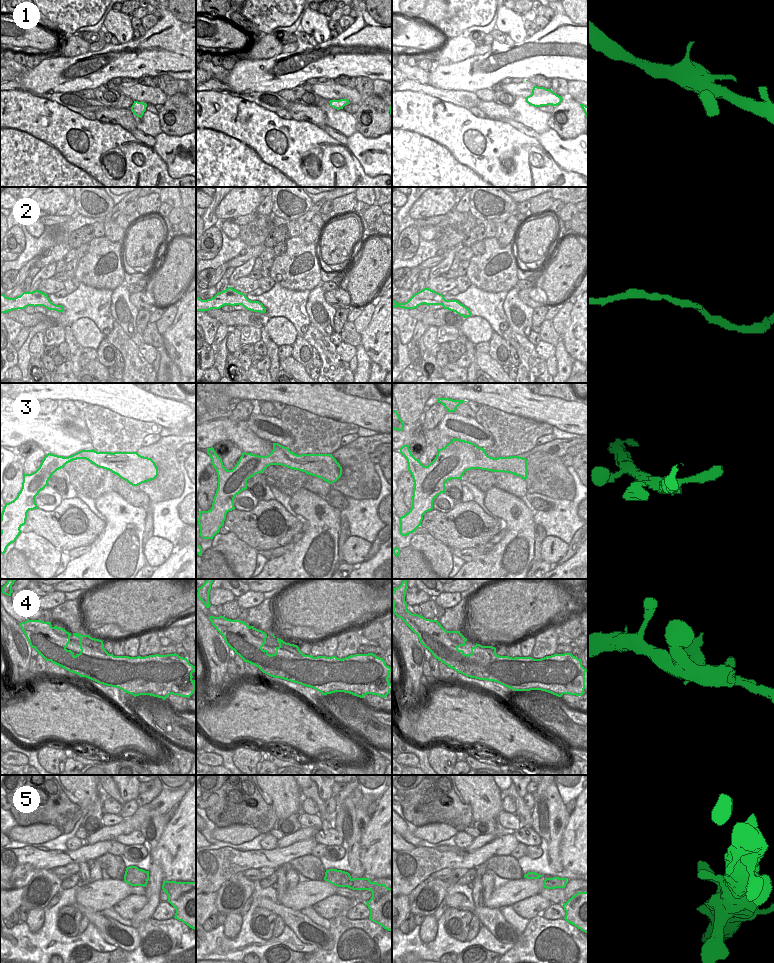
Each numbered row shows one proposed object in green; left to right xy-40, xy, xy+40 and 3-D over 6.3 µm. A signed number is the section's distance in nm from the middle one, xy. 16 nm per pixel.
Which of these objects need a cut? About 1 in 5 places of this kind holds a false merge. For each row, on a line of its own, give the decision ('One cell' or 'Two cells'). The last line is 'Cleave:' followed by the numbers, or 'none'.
1: One cell
2: One cell
3: One cell
4: One cell
5: One cell
Cleave: none.

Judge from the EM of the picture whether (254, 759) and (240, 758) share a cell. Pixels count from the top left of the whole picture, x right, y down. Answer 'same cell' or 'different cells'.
same cell

